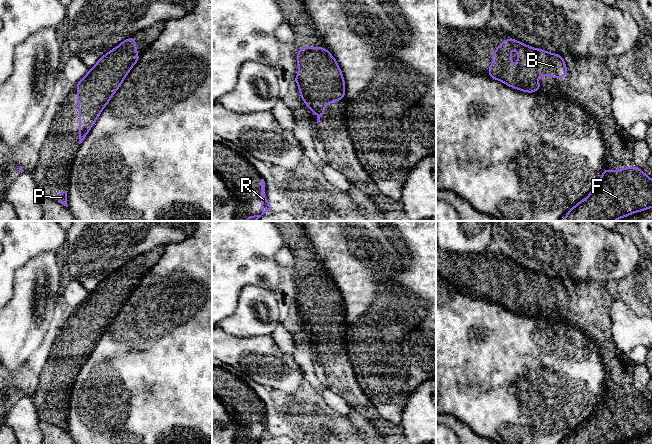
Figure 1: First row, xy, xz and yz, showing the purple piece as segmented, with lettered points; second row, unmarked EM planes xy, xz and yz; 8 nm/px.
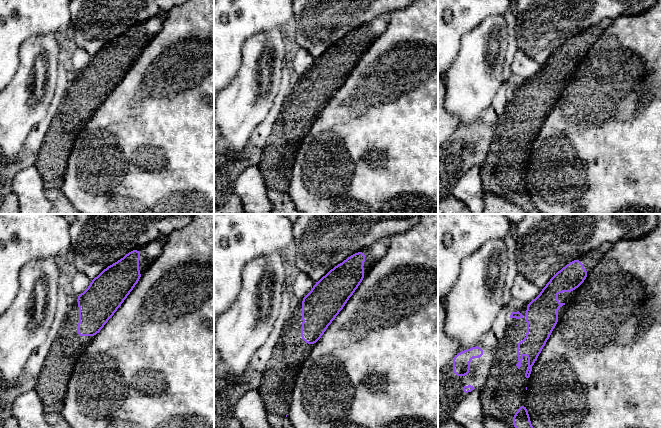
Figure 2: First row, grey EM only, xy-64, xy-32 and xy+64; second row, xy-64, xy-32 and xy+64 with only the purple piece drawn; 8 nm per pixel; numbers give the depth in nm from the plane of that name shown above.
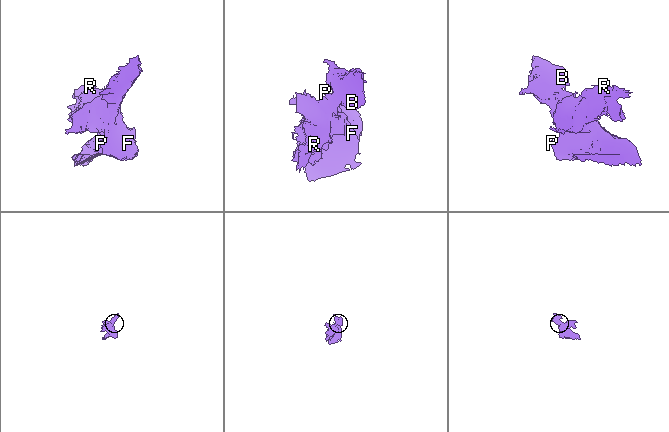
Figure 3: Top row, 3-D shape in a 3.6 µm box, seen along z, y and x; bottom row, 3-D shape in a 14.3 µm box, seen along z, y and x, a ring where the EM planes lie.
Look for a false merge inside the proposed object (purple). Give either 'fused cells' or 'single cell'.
single cell

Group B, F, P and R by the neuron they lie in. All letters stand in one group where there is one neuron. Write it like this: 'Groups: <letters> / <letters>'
Groups: B F P R

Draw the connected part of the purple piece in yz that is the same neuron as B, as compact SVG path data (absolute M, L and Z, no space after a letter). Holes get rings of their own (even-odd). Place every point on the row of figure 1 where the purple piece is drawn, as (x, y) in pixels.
M511 36L501 42L492 54L492 65L487 70L490 78L499 80L514 89L534 93L541 89L537 77L547 75L563 79L568 69L560 54L549 53L543 49L535 49ZM509 49L518 49L518 67L512 68Z

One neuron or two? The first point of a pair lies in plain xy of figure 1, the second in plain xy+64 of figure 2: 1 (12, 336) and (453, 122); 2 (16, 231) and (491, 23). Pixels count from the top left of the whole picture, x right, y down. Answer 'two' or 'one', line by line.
1: two
2: two

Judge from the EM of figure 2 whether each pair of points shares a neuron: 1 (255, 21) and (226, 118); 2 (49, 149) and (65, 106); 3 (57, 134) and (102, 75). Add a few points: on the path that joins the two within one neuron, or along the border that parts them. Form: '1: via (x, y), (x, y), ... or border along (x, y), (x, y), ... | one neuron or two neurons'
1: border along (273, 27), (249, 36), (242, 44), (241, 56) | two neurons
2: via (59, 138), (65, 127), (65, 117) | one neuron
3: via (70, 119), (89, 90) | one neuron

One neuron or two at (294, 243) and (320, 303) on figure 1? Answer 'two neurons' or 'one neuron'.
one neuron

